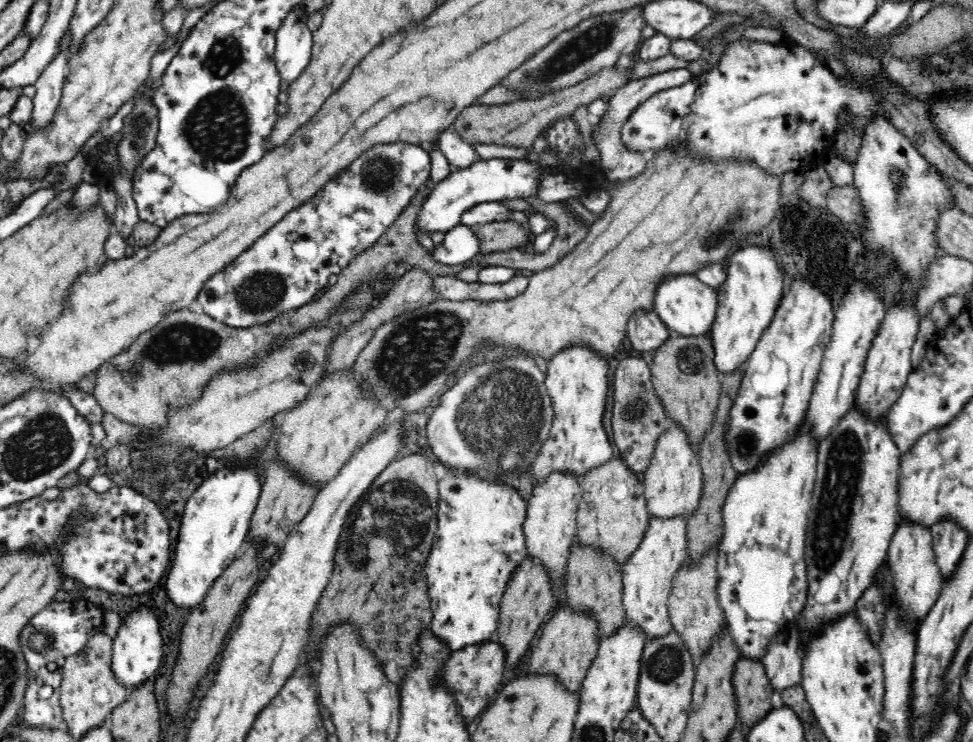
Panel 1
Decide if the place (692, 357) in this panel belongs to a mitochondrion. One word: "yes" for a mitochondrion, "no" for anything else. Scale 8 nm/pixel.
yes

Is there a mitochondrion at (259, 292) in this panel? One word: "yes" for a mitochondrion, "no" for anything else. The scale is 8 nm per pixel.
yes

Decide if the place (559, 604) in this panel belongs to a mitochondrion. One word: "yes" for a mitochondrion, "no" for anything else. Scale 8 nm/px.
no

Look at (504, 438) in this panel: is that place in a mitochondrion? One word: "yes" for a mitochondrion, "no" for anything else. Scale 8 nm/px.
yes

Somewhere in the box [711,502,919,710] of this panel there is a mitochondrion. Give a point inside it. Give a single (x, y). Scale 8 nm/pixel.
(861, 667)

